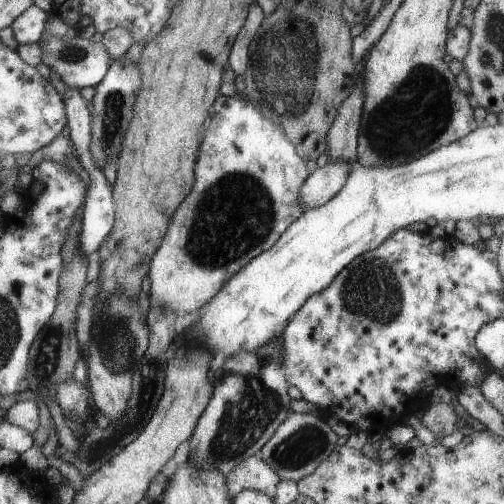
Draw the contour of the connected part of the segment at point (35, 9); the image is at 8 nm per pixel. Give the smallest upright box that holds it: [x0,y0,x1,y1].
[13,3,50,45]

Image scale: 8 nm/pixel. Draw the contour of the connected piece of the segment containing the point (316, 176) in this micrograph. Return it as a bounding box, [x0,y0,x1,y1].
[300,160,355,208]

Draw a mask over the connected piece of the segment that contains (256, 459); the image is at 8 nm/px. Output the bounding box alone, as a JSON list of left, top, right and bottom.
[227,451,281,499]

